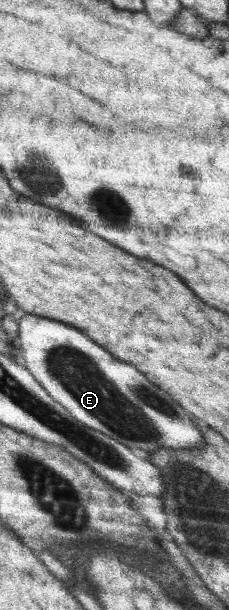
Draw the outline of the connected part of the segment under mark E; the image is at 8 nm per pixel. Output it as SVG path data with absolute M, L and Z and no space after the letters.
M31 314L21 318L17 326L17 347L23 366L67 412L71 412L73 418L85 426L99 430L141 455L153 453L159 446L191 448L203 444L201 432L178 402L173 402L169 394L153 386L131 364L115 360L103 346L97 346L81 330Z

